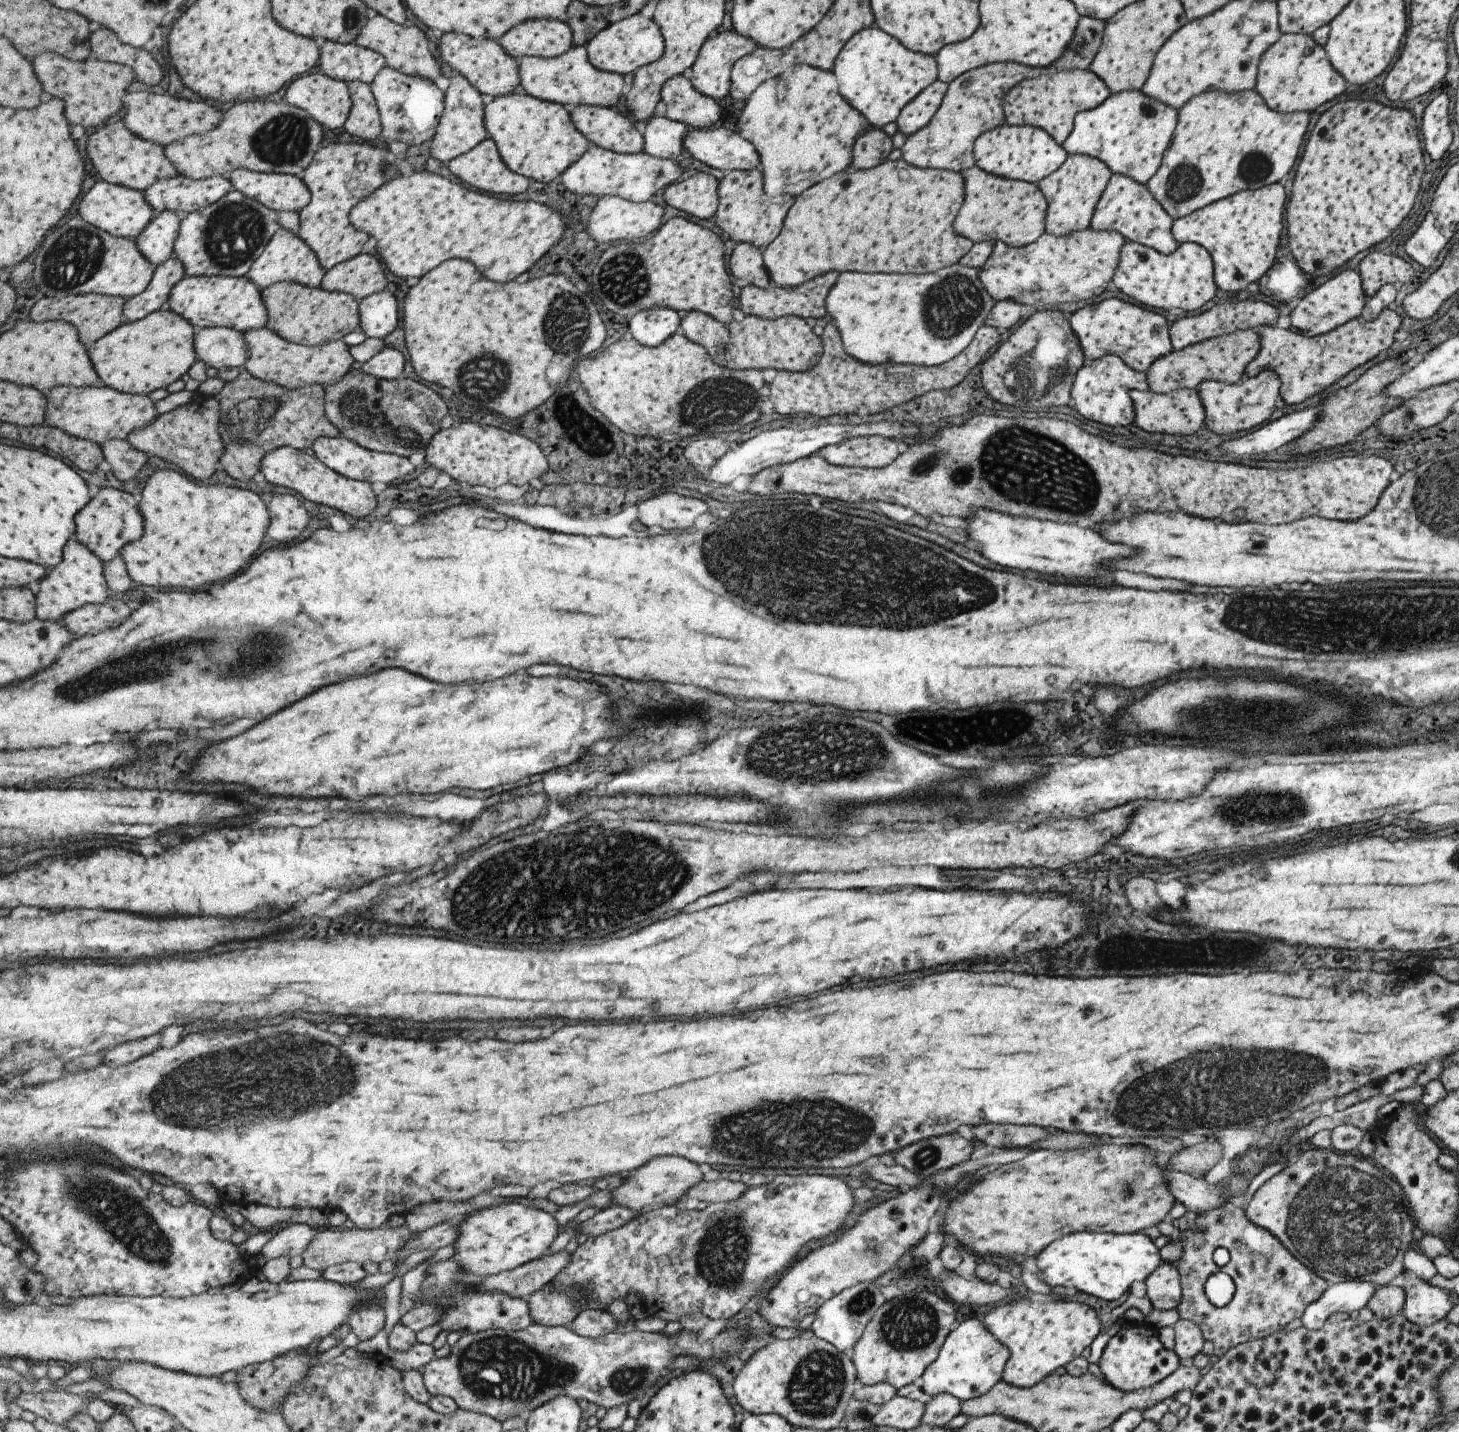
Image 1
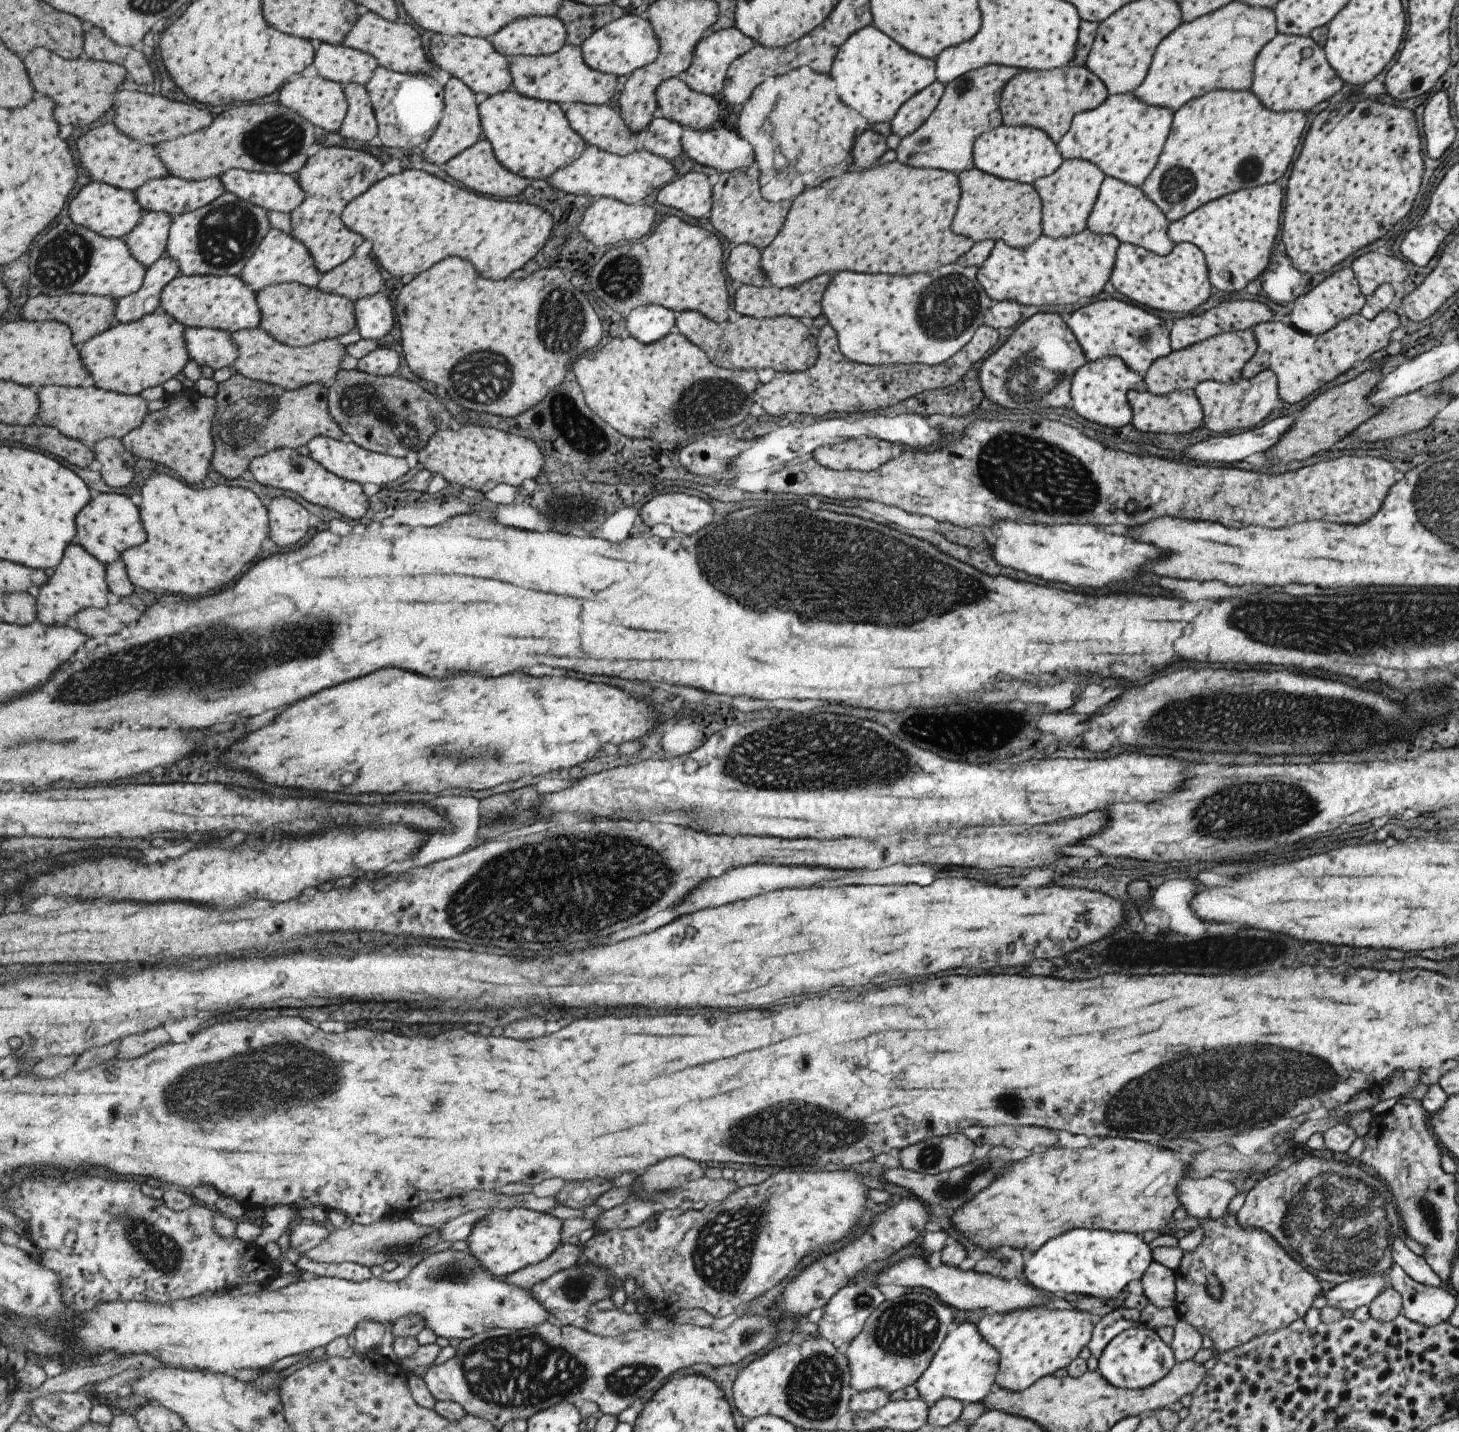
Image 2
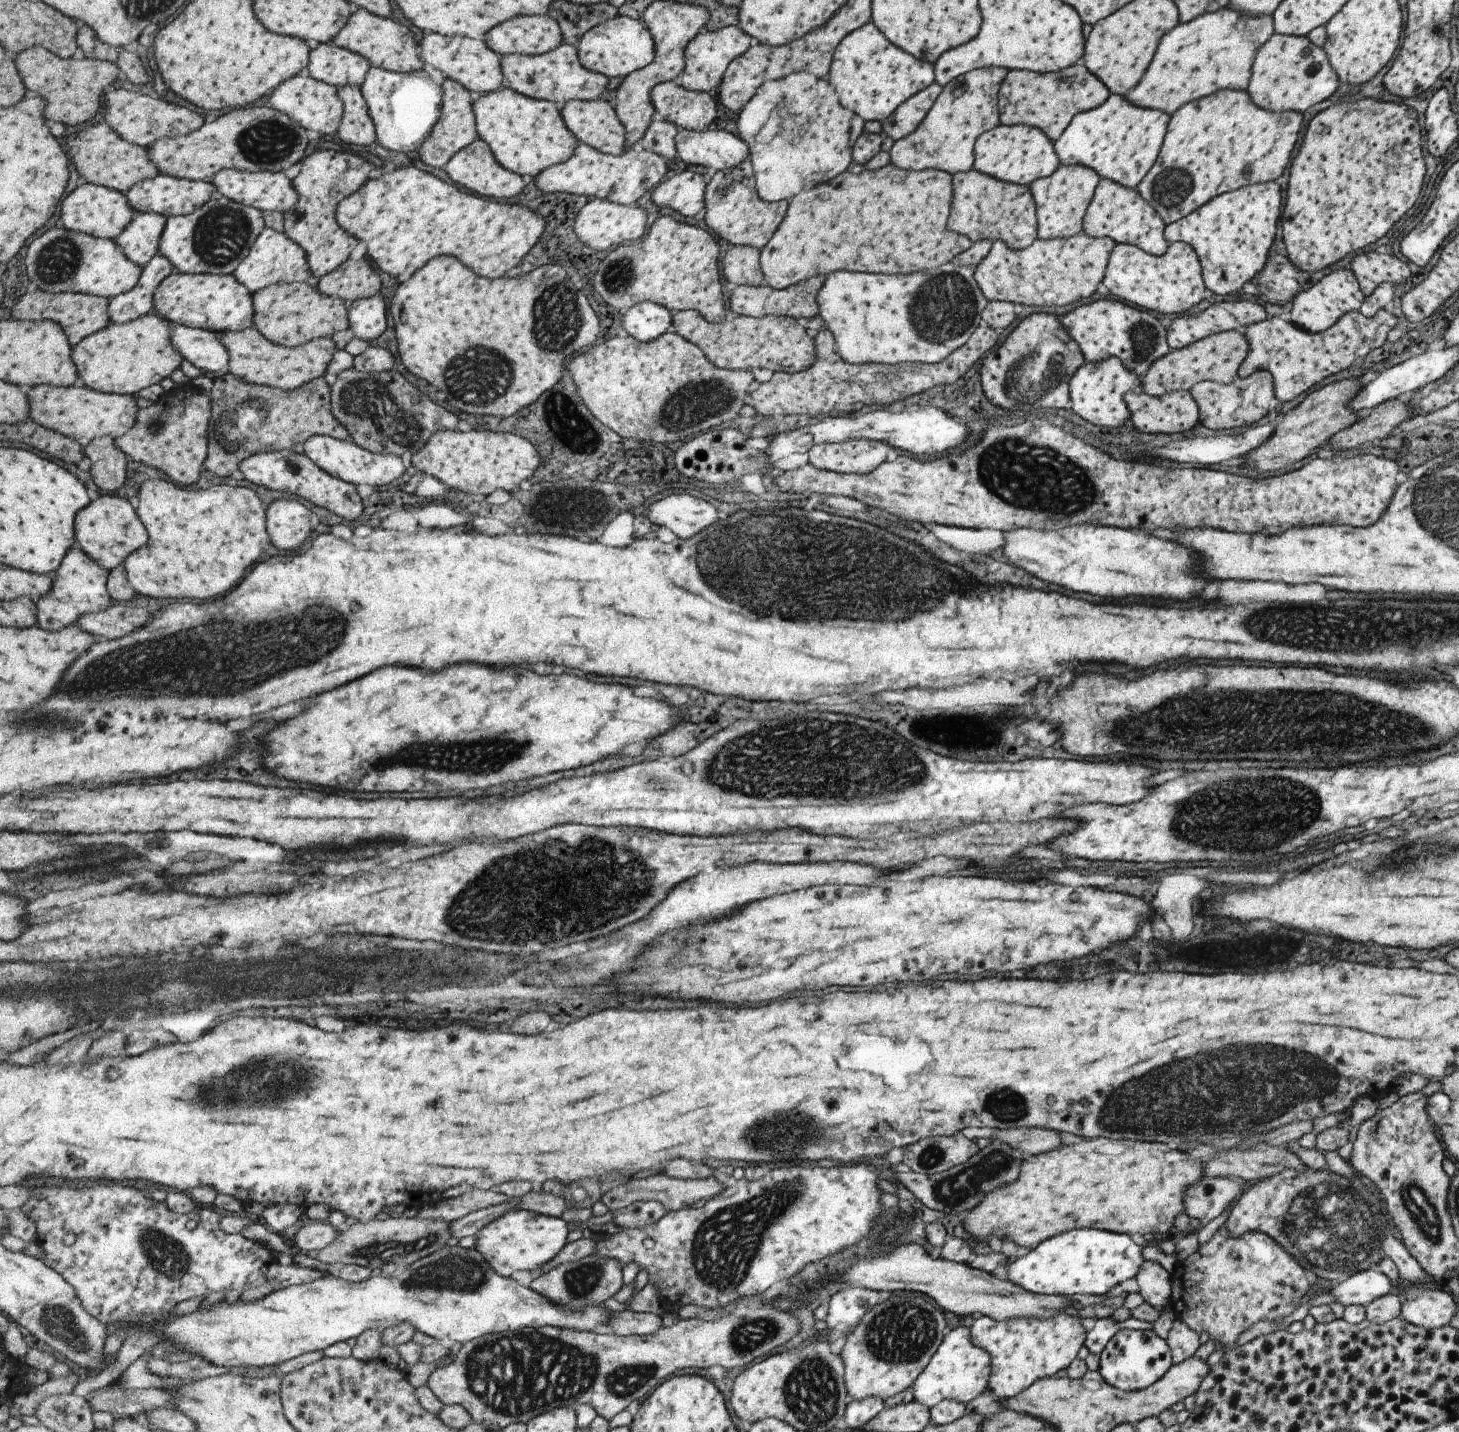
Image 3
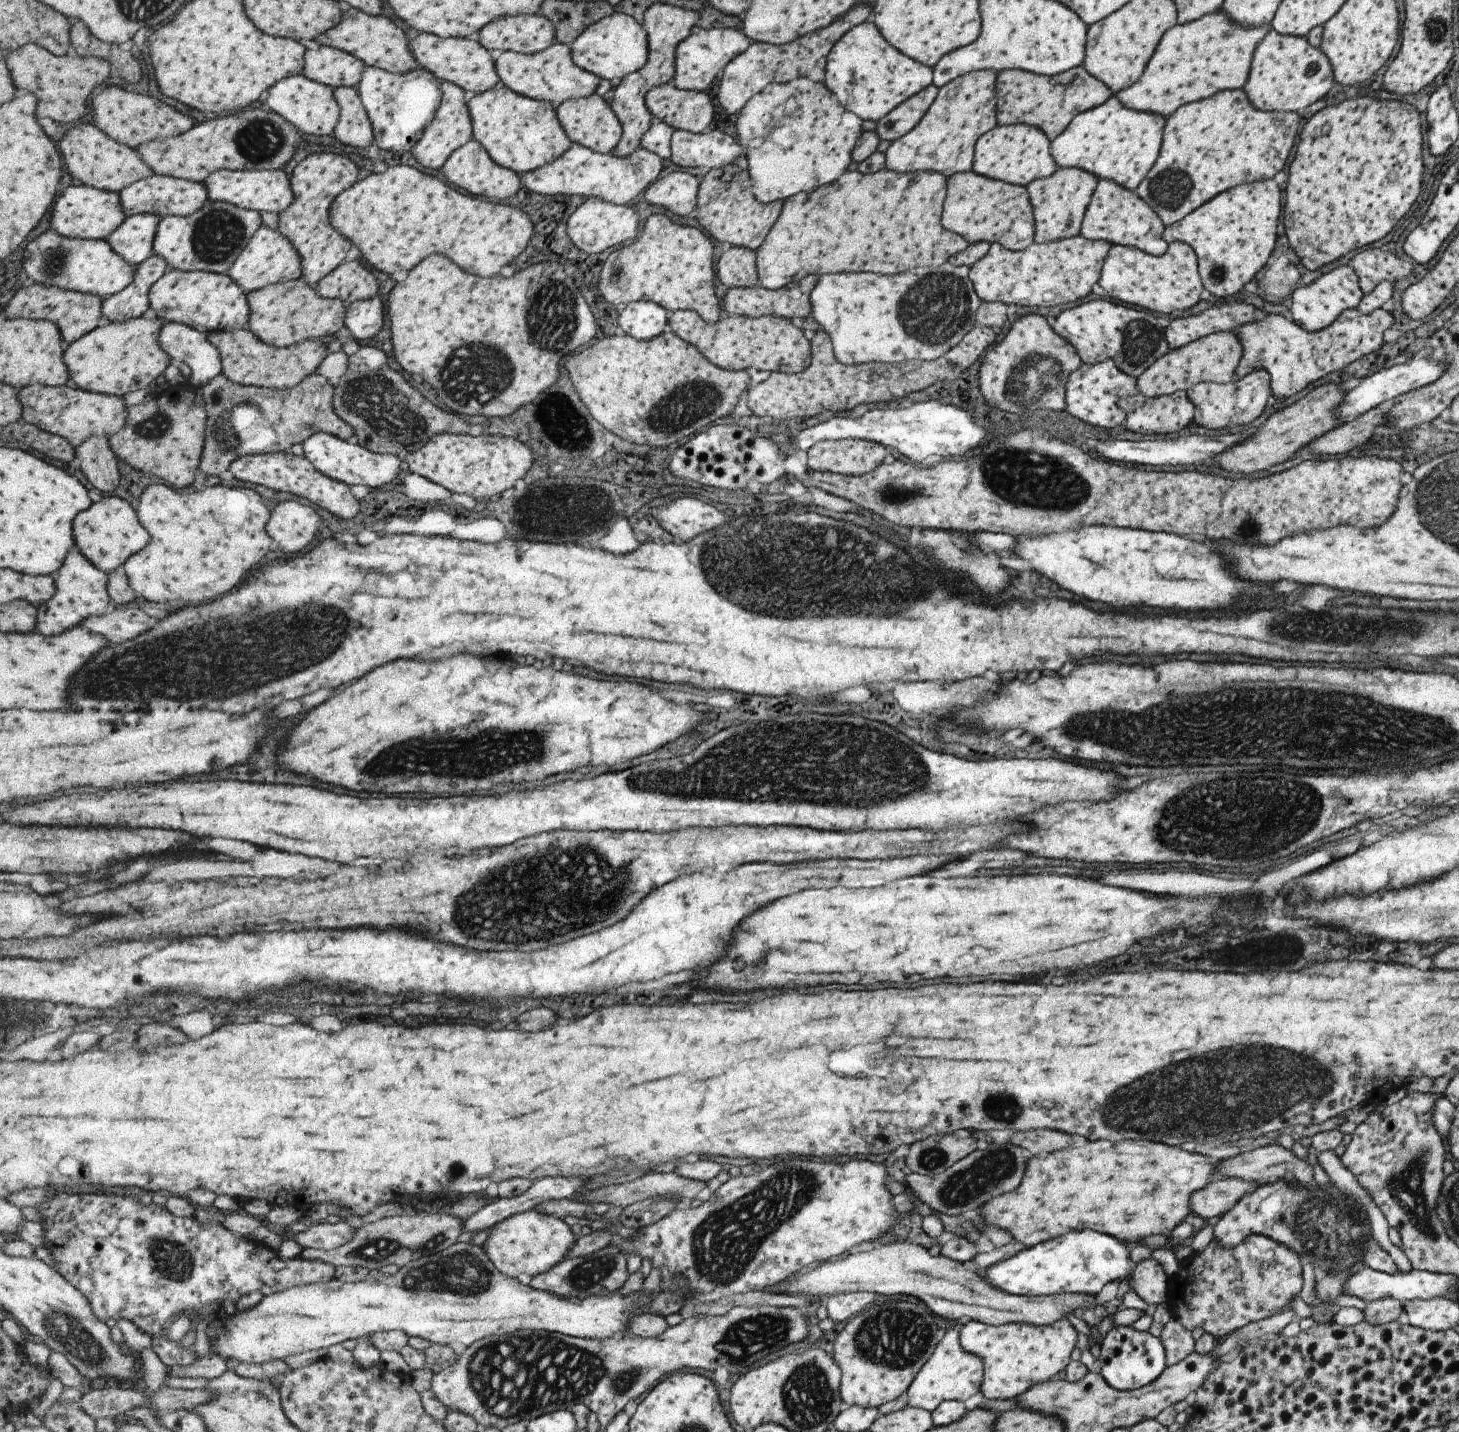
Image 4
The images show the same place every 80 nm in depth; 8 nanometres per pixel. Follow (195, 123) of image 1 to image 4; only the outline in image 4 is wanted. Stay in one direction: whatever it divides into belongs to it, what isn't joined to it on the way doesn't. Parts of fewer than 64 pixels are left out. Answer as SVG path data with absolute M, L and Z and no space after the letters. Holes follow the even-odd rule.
M117 86L103 89L94 96L95 120L97 126L103 128L106 133L129 146L141 146L157 139L168 139L193 128L193 118L175 110L173 106L161 102L155 96L145 96L128 92Z

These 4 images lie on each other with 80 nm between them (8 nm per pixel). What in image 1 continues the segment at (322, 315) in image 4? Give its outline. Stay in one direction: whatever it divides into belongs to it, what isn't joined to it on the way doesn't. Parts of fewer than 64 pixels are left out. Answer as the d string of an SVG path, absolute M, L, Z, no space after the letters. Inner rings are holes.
M283 281L263 290L268 306L268 326L283 338L297 344L314 347L341 340L347 334L360 330L360 303L346 292L331 292L322 286L313 288L301 283Z

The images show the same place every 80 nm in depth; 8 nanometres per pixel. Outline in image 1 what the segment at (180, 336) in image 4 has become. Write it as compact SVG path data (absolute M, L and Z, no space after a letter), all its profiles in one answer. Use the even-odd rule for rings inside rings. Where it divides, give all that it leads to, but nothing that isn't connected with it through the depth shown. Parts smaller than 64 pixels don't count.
M229 327L197 329L196 351L198 360L216 369L245 366L252 358L244 332Z

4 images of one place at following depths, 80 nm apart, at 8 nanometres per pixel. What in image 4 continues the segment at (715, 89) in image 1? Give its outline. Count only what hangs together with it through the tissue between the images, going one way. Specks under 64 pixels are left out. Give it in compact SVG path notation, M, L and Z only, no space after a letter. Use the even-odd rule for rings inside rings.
M699 26L692 28L689 36L686 36L675 49L674 75L670 84L677 89L687 91L704 91L717 75L721 74L722 68L738 54L741 54L749 45L748 39L736 28L714 28L705 30Z

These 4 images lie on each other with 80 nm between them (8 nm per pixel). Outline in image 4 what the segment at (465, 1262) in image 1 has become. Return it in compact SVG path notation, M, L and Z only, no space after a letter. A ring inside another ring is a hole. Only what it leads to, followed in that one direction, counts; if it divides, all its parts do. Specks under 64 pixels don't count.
M535 1209L515 1214L505 1222L493 1226L483 1246L493 1264L504 1276L516 1278L523 1273L534 1277L552 1271L557 1264L570 1258L571 1248L576 1242L573 1228L566 1224L565 1220Z

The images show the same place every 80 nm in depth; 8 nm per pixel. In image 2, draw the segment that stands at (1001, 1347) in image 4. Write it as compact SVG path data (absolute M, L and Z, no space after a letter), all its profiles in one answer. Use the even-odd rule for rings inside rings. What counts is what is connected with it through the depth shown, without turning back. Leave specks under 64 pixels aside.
M1043 1306L986 1314L976 1323L976 1327L982 1339L996 1348L999 1355L994 1384L1019 1392L1036 1380L1053 1374L1057 1368L1066 1367L1089 1342L1093 1325L1089 1312Z

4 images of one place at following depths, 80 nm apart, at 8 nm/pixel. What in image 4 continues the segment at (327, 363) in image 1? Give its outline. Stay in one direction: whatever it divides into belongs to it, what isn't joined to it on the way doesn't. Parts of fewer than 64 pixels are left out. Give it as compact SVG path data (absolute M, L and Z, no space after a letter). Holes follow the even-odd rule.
M249 328L235 331L216 331L209 341L220 349L223 371L233 383L255 385L269 389L294 389L309 376L318 373L328 358L327 346L321 340L309 340L289 347L275 347L260 340Z

